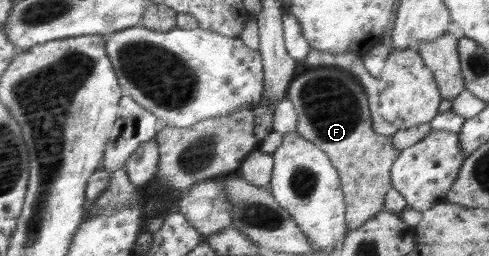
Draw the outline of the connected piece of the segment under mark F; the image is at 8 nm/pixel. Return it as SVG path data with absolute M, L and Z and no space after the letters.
M336 66L310 69L290 81L286 99L294 103L299 115L297 132L328 154L339 175L344 193L345 223L351 231L382 212L386 195L394 187L391 168L401 151L392 146L392 136L375 132L370 99L362 84L358 85L348 73Z

